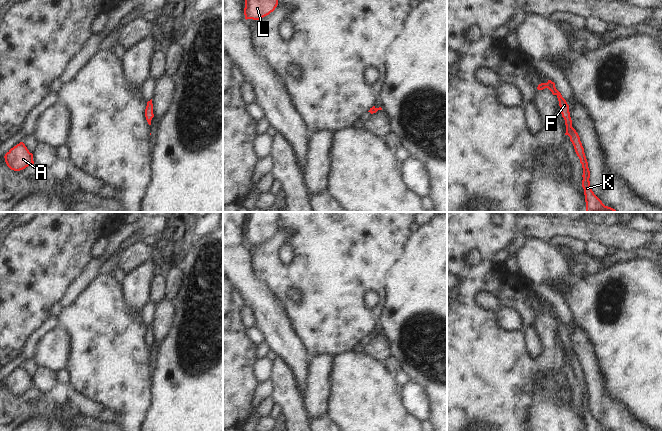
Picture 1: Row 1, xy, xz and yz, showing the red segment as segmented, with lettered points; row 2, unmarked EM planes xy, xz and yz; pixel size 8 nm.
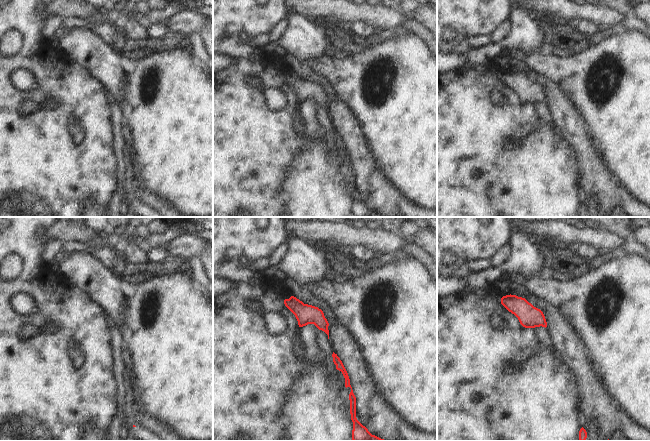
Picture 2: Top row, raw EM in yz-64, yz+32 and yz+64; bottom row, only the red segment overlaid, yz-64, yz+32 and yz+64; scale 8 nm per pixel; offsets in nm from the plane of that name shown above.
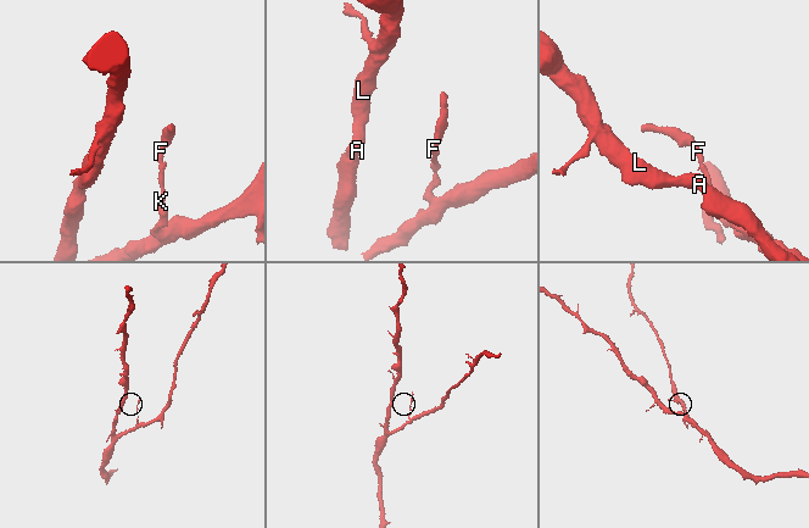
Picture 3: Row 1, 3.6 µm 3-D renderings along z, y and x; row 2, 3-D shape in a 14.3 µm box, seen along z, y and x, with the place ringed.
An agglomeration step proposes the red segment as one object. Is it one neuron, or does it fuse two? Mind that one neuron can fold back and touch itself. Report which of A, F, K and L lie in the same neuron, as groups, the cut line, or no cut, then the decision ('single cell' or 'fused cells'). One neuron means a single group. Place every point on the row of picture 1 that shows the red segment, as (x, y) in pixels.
A F K L | no cut | single cell

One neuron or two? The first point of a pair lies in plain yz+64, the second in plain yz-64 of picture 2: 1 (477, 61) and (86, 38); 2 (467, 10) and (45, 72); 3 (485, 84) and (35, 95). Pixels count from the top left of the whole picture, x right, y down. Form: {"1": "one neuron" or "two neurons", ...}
{"1": "one neuron", "2": "one neuron", "3": "one neuron"}

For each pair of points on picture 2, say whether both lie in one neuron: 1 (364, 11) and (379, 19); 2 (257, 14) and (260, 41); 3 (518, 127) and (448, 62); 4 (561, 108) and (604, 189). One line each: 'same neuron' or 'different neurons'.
1: same neuron
2: different neurons
3: different neurons
4: same neuron

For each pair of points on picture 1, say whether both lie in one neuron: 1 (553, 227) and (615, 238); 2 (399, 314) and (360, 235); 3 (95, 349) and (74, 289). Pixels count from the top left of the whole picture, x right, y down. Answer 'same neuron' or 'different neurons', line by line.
1: same neuron
2: different neurons
3: different neurons

